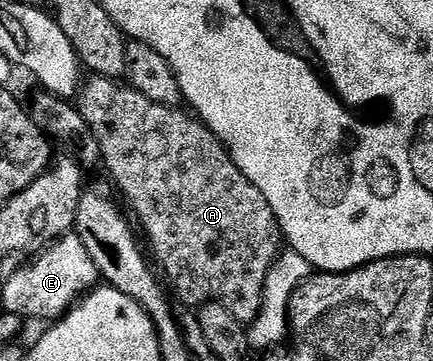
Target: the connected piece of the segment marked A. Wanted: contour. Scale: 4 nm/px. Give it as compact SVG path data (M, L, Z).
M92 75L92 76L89 76L89 77L88 77L88 78L87 78L87 80L85 80L85 81L84 81L84 82L83 82L83 85L82 85L82 90L81 90L81 93L80 93L80 94L79 94L79 97L78 97L78 108L79 108L79 110L80 110L80 114L82 114L82 115L83 115L83 117L84 117L84 118L85 118L85 119L86 119L86 123L87 123L87 124L88 124L88 125L89 125L89 127L90 127L90 128L92 128L92 133L93 133L93 134L94 134L94 136L96 136L96 138L97 138L97 139L98 139L98 147L99 147L99 148L100 148L100 155L101 155L101 158L102 158L102 163L103 163L103 166L104 166L104 167L106 167L106 166L107 166L107 167L108 167L108 171L109 171L109 173L110 173L110 174L111 174L111 175L112 175L112 177L113 177L113 179L114 179L114 180L116 180L116 185L117 185L117 187L118 187L118 188L120 188L120 193L121 193L121 194L120 194L120 193L119 193L119 196L120 196L120 197L121 197L121 198L123 198L123 197L122 197L122 196L124 196L124 197L125 197L125 199L126 199L126 200L128 200L128 203L129 203L129 205L130 205L130 206L131 206L131 207L132 207L132 209L133 209L133 211L134 211L134 212L136 212L136 217L137 217L137 218L136 218L136 217L135 217L135 220L136 220L136 221L137 221L137 222L138 222L138 225L139 225L139 221L138 221L138 220L140 220L140 225L141 225L141 226L140 226L140 225L139 225L139 228L140 228L140 229L141 229L141 230L142 230L142 233L143 233L143 229L142 229L142 228L144 228L144 233L145 233L145 235L146 235L146 236L148 236L148 245L149 245L149 246L148 246L148 245L147 245L147 248L148 248L148 249L149 249L149 250L150 250L150 253L151 253L151 249L150 249L150 248L152 248L152 253L153 253L153 254L152 254L152 253L151 253L151 256L152 256L152 257L153 257L153 258L154 258L154 261L155 261L155 257L154 257L154 256L156 256L156 261L157 261L157 262L156 262L156 261L155 261L155 264L156 264L156 265L157 265L157 266L159 266L159 265L158 265L158 264L160 264L160 265L161 265L161 267L162 267L162 268L164 268L164 273L165 273L165 274L164 274L164 273L163 273L163 276L164 276L164 277L165 277L165 278L166 278L166 281L167 281L167 277L166 277L166 276L168 276L168 281L169 281L169 282L168 282L168 281L167 281L167 284L168 284L168 285L169 285L169 286L170 286L170 289L171 289L171 285L170 285L170 284L172 284L172 289L173 289L173 290L172 290L172 289L171 289L171 292L172 292L172 293L173 293L173 294L175 294L175 293L174 293L174 292L176 292L176 293L177 293L177 295L178 295L178 296L180 296L180 297L181 297L181 299L182 299L182 300L184 300L184 301L185 301L185 303L186 303L186 304L188 304L188 307L203 307L203 306L205 306L205 305L207 305L207 304L209 304L209 303L219 303L219 304L222 304L222 305L225 305L225 307L227 307L227 308L228 308L228 309L229 309L229 310L230 310L230 311L231 311L231 313L233 313L233 314L234 314L234 315L235 315L235 317L236 317L236 318L237 318L237 319L238 319L238 320L240 320L240 321L242 321L242 322L245 322L245 323L252 323L252 322L253 322L253 321L254 321L254 320L255 320L255 318L256 318L256 317L257 317L257 316L259 316L259 315L260 315L260 311L261 311L261 309L262 309L262 307L263 307L263 301L264 301L264 297L263 297L263 289L264 289L264 284L265 284L265 283L266 283L266 279L267 279L267 275L268 275L268 273L269 273L269 272L271 272L271 271L272 271L272 270L273 270L273 269L274 269L274 266L275 266L275 264L276 264L276 262L277 262L277 258L278 258L278 257L280 257L280 255L281 255L281 253L282 253L282 234L281 234L281 232L280 232L280 224L279 224L279 223L278 223L278 219L277 219L277 218L276 218L276 216L275 216L275 215L274 215L274 211L270 211L270 203L266 203L266 195L262 195L262 191L258 191L258 187L254 187L254 183L250 183L250 179L246 179L246 175L242 175L242 171L241 171L241 170L240 170L240 168L238 168L238 167L237 167L237 166L236 166L236 164L235 164L235 163L234 163L234 159L233 159L233 158L232 158L232 156L230 156L230 155L229 155L229 154L228 154L228 150L227 150L227 149L225 149L225 148L224 148L224 146L223 146L223 145L221 145L221 144L220 144L220 140L218 140L218 138L217 138L217 137L216 137L216 136L214 136L214 134L212 134L212 132L210 132L210 130L208 130L208 129L207 129L207 127L205 127L205 126L204 126L204 122L203 122L203 121L201 121L201 120L199 120L199 119L197 119L197 118L196 118L196 117L195 117L195 116L192 116L192 115L189 115L189 114L188 114L188 113L187 113L187 112L185 112L185 113L186 113L186 114L184 114L184 113L183 113L183 111L182 111L182 110L183 110L183 108L180 108L180 107L173 107L173 106L171 106L171 105L159 105L159 104L158 104L158 103L154 103L154 102L153 102L153 101L151 101L151 100L150 100L150 99L146 99L146 95L142 95L142 94L141 94L141 93L139 93L139 92L138 92L138 90L136 90L136 89L133 89L133 88L132 88L132 86L131 86L131 84L128 84L128 83L121 83L121 82L120 82L120 81L119 81L119 80L116 80L116 79L113 79L113 78L110 78L110 77L97 77L97 76L95 76L95 75Z

